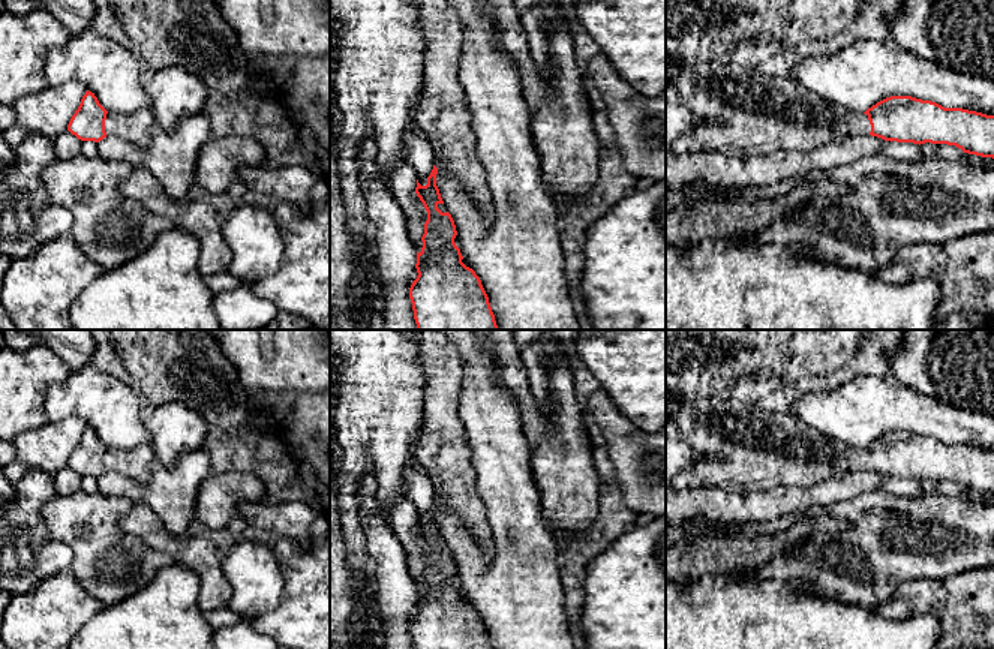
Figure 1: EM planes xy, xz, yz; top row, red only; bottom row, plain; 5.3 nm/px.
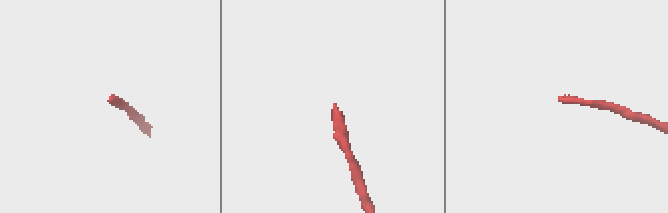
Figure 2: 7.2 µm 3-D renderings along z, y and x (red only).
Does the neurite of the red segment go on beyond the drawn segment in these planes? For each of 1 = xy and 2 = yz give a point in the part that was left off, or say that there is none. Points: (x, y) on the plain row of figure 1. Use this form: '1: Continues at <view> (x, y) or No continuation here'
1: Continues at xy (135, 463)
2: Continues at yz (742, 448)

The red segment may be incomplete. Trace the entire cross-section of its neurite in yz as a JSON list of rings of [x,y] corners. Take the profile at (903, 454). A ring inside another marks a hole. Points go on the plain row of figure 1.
[[[672,393],[666,406],[669,432],[687,442],[699,456],[697,462],[678,474],[672,484],[682,487],[721,487],[733,493],[771,490],[778,486],[808,487],[826,480],[844,477],[850,472],[877,472],[885,477],[913,480],[948,480],[964,489],[994,495],[994,451],[963,444],[945,444],[931,436],[912,432],[886,433],[865,448],[853,448],[843,441],[828,438],[807,426],[793,414],[772,412],[733,397],[690,397],[685,393]]]

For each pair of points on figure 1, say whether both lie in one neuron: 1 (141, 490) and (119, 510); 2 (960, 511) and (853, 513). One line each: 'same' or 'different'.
1: different
2: same

